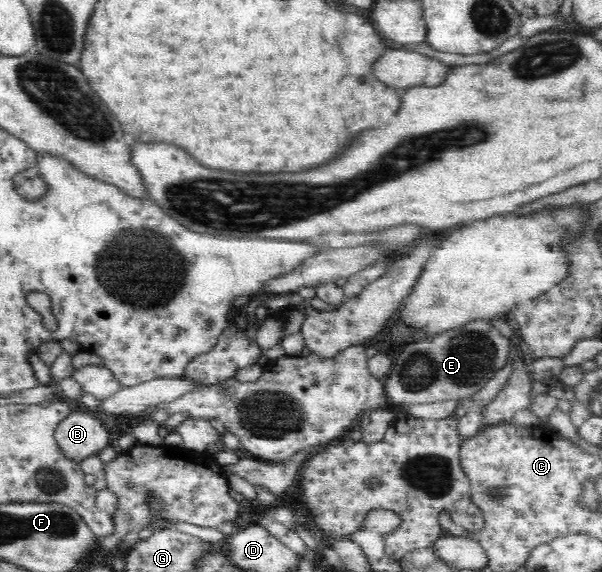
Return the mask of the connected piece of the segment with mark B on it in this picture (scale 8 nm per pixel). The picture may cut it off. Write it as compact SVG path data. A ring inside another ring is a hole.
M71 409L56 424L54 437L62 453L78 463L109 446L108 428L103 417L96 418L76 409Z

